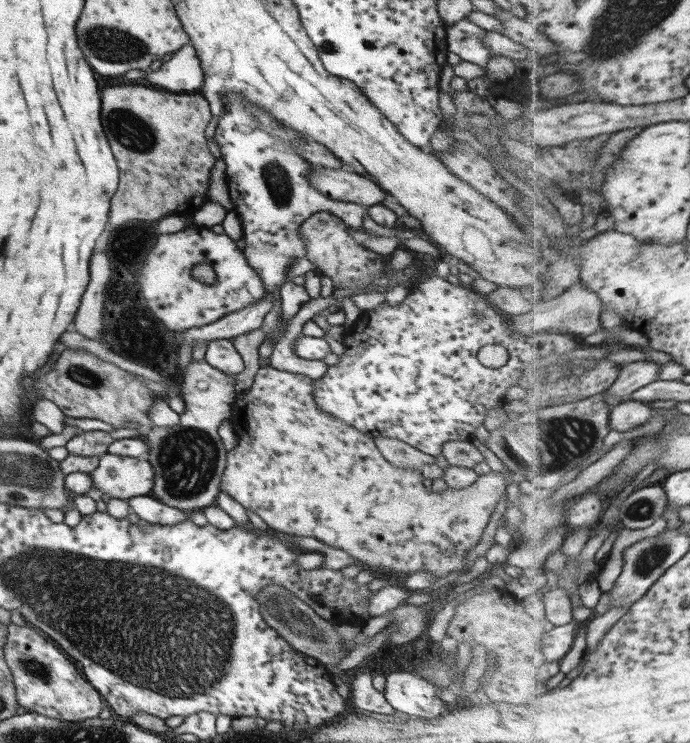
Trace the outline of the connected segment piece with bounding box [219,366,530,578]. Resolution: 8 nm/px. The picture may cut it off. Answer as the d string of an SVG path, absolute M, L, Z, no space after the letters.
M272 366L259 368L253 378L253 384L246 392L238 392L234 404L234 414L231 416L231 423L238 435L237 448L227 452L226 469L221 476L219 490L234 497L245 509L256 512L260 518L266 522L270 530L279 532L283 536L310 536L316 538L328 546L345 550L350 556L356 558L356 563L363 568L372 569L382 576L388 576L391 572L396 574L414 574L418 571L428 571L434 573L437 578L446 576L450 572L461 571L466 565L466 554L478 544L484 528L488 526L488 521L496 504L506 492L512 492L524 484L530 484L521 475L515 475L512 470L506 469L504 472L490 472L484 476L478 476L476 482L456 490L449 488L444 493L434 493L432 489L424 486L421 471L416 469L402 469L390 465L375 445L372 438L368 438L353 426L346 424L343 420L327 414L320 410L314 403L314 382L309 376L294 374L293 372L280 371Z

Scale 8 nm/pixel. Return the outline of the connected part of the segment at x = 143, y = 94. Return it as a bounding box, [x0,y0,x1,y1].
[100,85,217,232]

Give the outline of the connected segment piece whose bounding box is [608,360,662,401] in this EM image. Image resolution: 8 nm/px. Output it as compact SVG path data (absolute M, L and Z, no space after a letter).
M648 360L629 362L608 392L620 400L624 398L625 401L632 401L634 392L661 379L660 371L662 365L656 362L648 362Z

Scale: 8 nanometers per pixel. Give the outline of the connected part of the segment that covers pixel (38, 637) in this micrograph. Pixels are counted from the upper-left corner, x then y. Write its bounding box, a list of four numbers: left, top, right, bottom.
[3,623,103,722]

